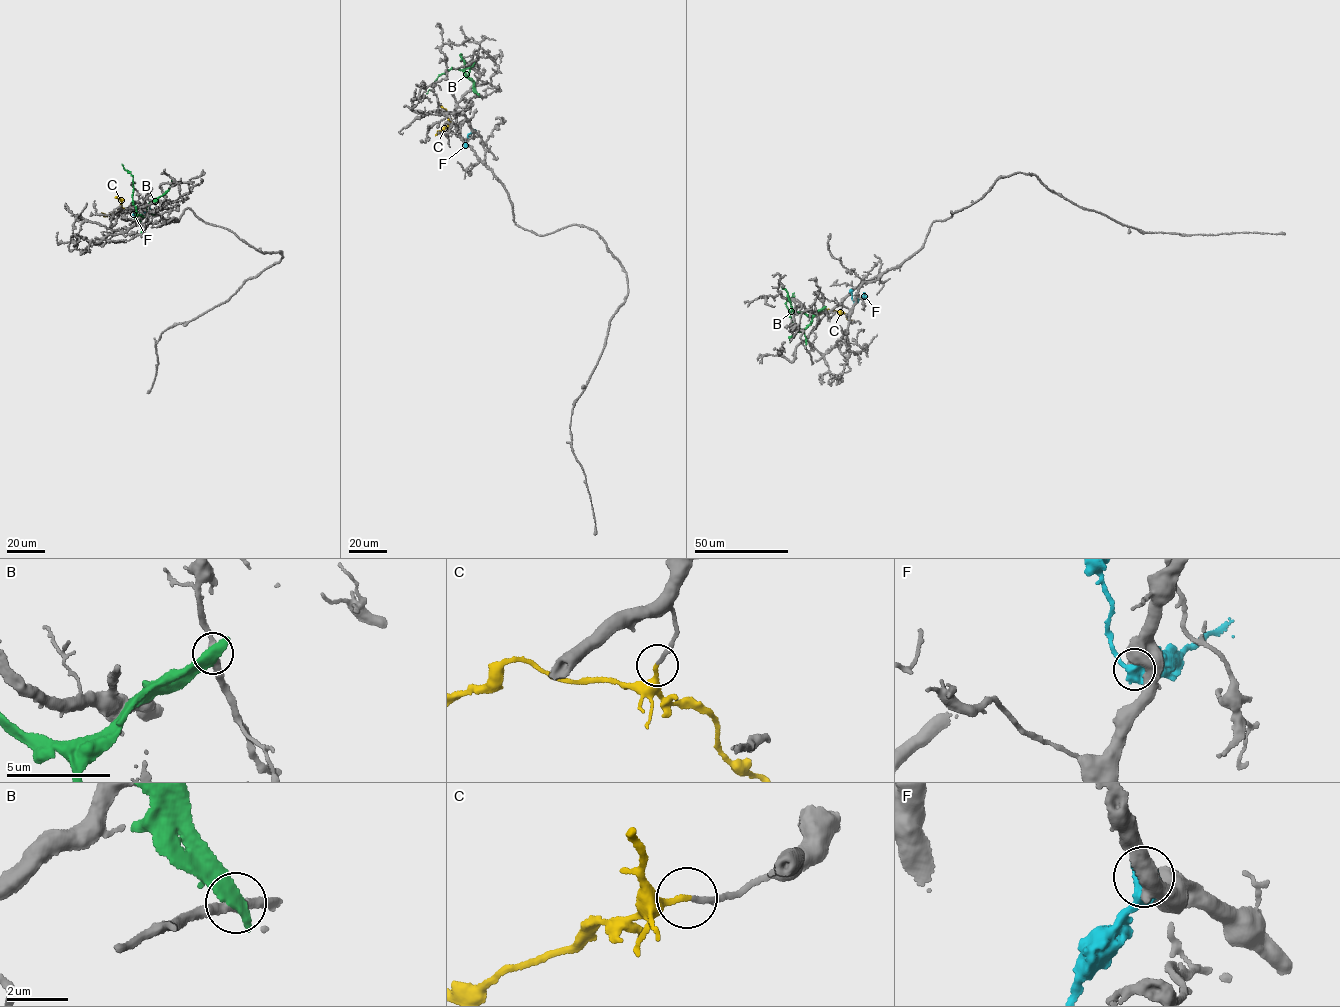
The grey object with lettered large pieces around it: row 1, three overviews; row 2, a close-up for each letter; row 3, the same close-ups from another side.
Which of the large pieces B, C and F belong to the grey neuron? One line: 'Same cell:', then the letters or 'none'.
Same cell: C

